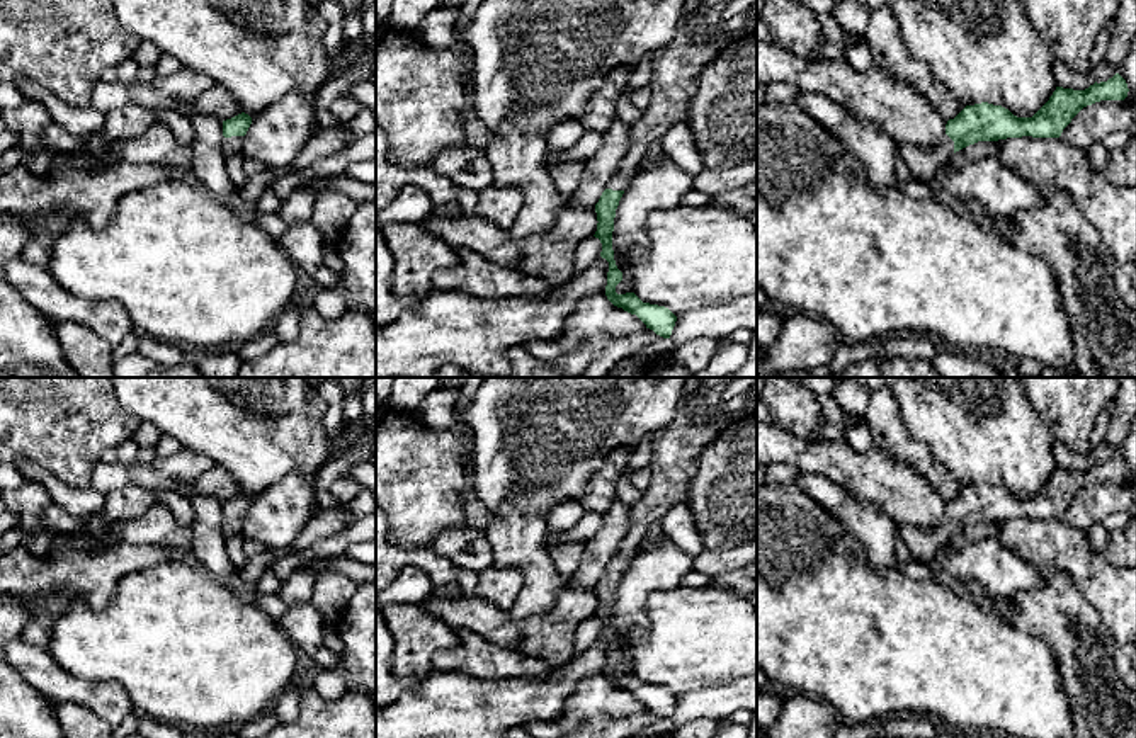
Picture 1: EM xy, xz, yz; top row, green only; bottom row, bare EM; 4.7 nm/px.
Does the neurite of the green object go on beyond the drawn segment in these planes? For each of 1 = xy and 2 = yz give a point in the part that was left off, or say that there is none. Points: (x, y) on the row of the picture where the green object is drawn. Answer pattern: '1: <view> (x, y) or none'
1: xy (232, 145)
2: yz (922, 162)

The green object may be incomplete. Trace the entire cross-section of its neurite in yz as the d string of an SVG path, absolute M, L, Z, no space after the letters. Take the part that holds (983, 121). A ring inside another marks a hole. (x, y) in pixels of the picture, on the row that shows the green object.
M1116 73L1085 90L1056 87L1032 117L1017 117L1008 109L988 102L966 105L947 121L946 136L939 145L932 148L901 145L898 155L913 177L929 185L935 179L937 167L969 145L1022 136L1059 138L1083 107L1100 100L1124 100L1127 92L1126 80Z

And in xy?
M245 112L223 121L223 153L224 156L241 153L243 138L252 124L252 117Z

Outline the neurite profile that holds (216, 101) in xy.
M214 83L209 90L201 94L187 109L182 109L179 112L187 117L192 117L196 114L209 114L226 121L241 114L243 111L224 87Z

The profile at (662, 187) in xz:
M672 160L653 170L638 172L626 187L614 218L612 250L622 281L616 286L617 294L631 292L631 275L626 270L629 252L646 241L646 219L660 209L680 204L684 194L692 189L694 177L679 168Z

